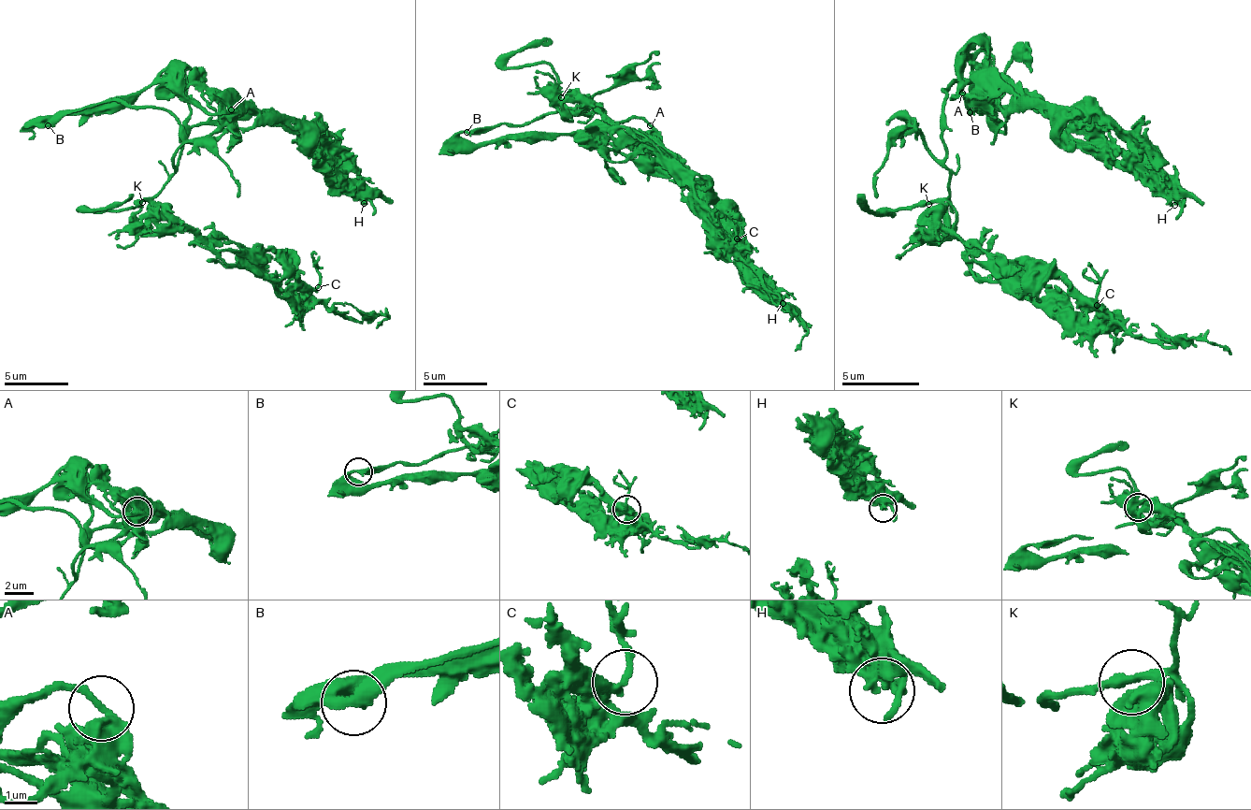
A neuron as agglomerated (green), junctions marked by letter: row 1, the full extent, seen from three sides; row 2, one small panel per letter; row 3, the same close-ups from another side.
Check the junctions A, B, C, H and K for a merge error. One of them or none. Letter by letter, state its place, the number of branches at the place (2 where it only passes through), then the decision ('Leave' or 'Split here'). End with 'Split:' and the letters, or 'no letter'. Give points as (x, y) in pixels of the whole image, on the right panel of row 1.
A: Place: (962, 93). Branches: 2. Leave
B: Place: (970, 112). Branches: 2. Leave
C: Place: (1097, 305). Branches: 2. Leave
H: Place: (1174, 205). Branches: 2. Leave
K: Place: (928, 204). Branches: 2. Leave
Split: no letter

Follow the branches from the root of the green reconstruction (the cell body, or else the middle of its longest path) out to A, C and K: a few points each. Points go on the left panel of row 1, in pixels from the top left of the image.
A: (112, 100), (90, 103), (41, 122), (70, 112), (124, 109), (150, 87), (183, 90), (208, 112), (231, 109)
C: (112, 100), (160, 107), (179, 125), (179, 165), (160, 203), (202, 235), (273, 248), (318, 287)
K: (112, 100), (124, 100), (131, 107), (160, 107), (179, 125), (183, 151), (177, 174), (153, 200), (141, 203)

